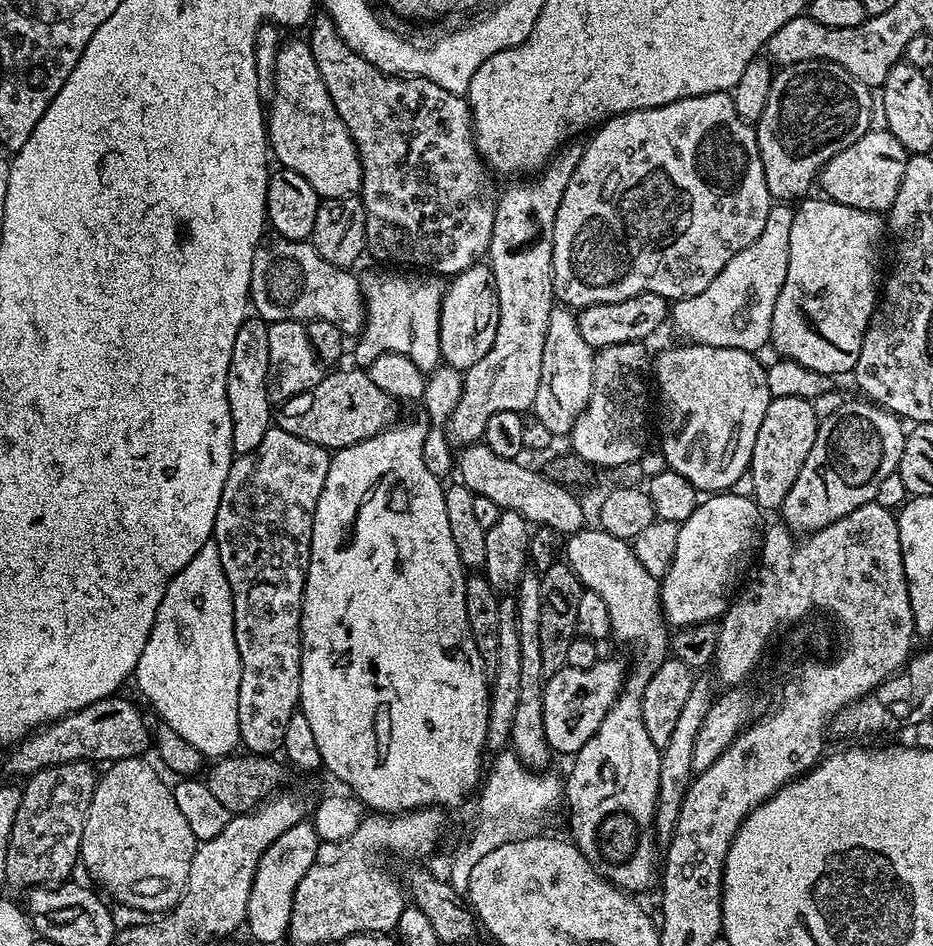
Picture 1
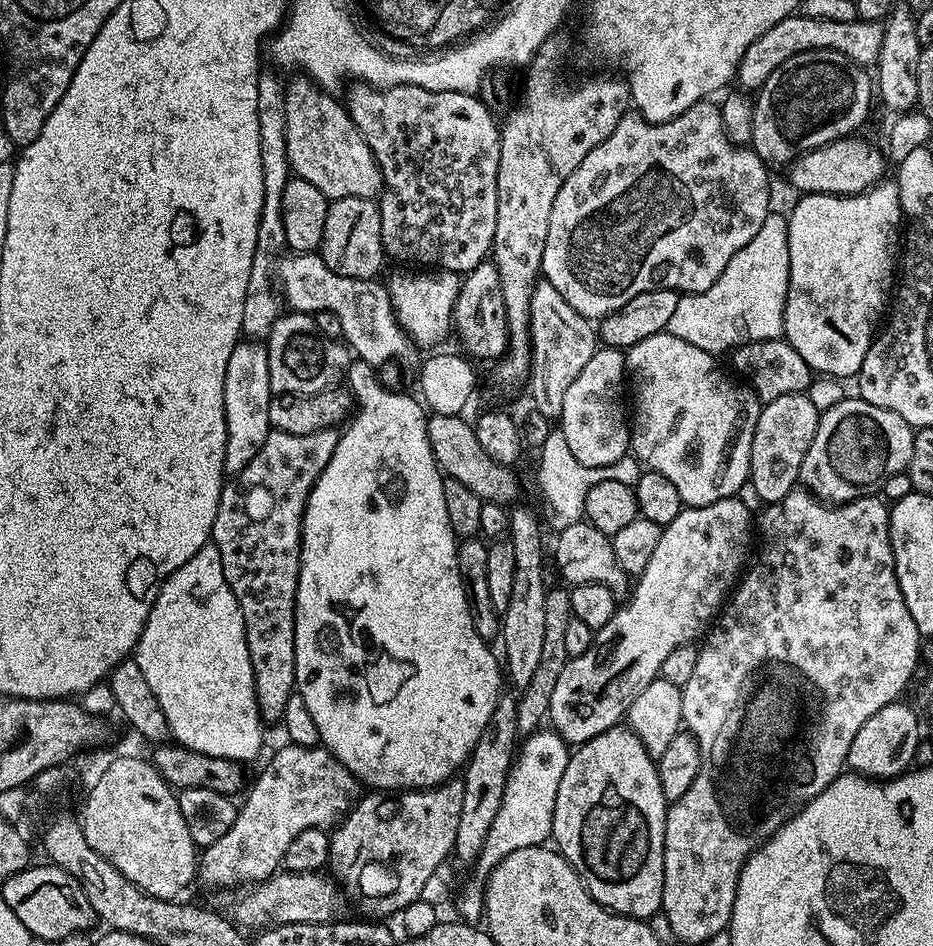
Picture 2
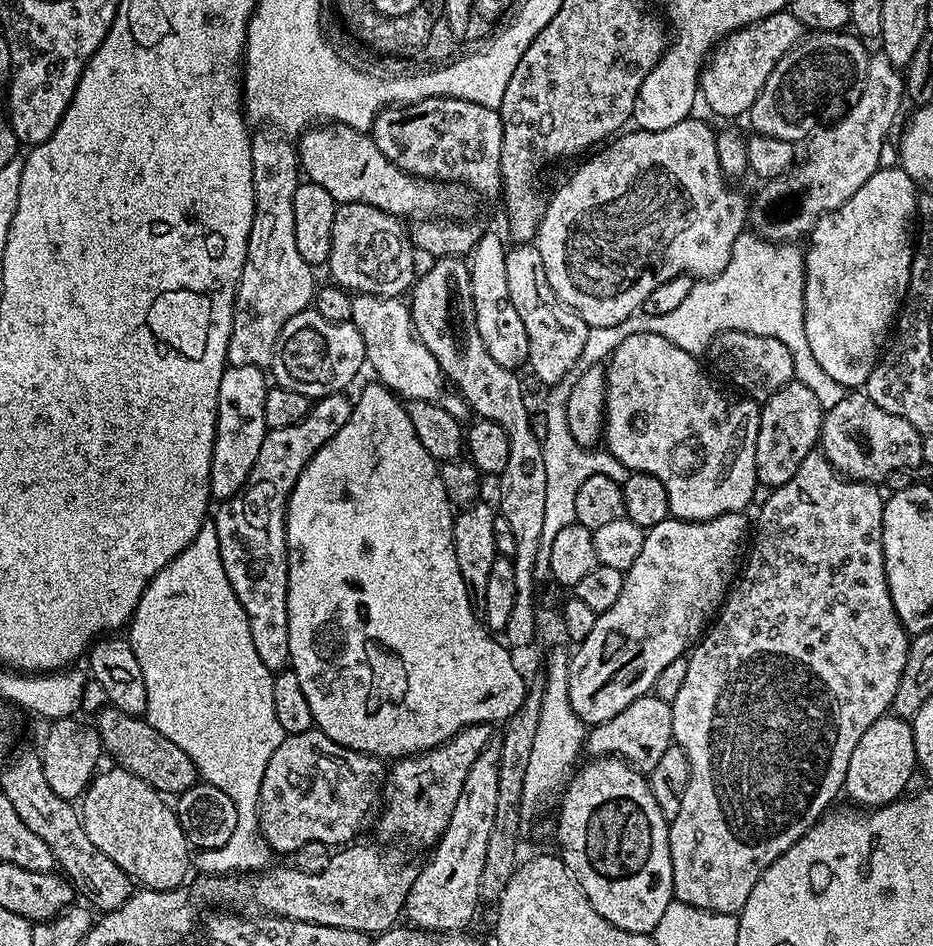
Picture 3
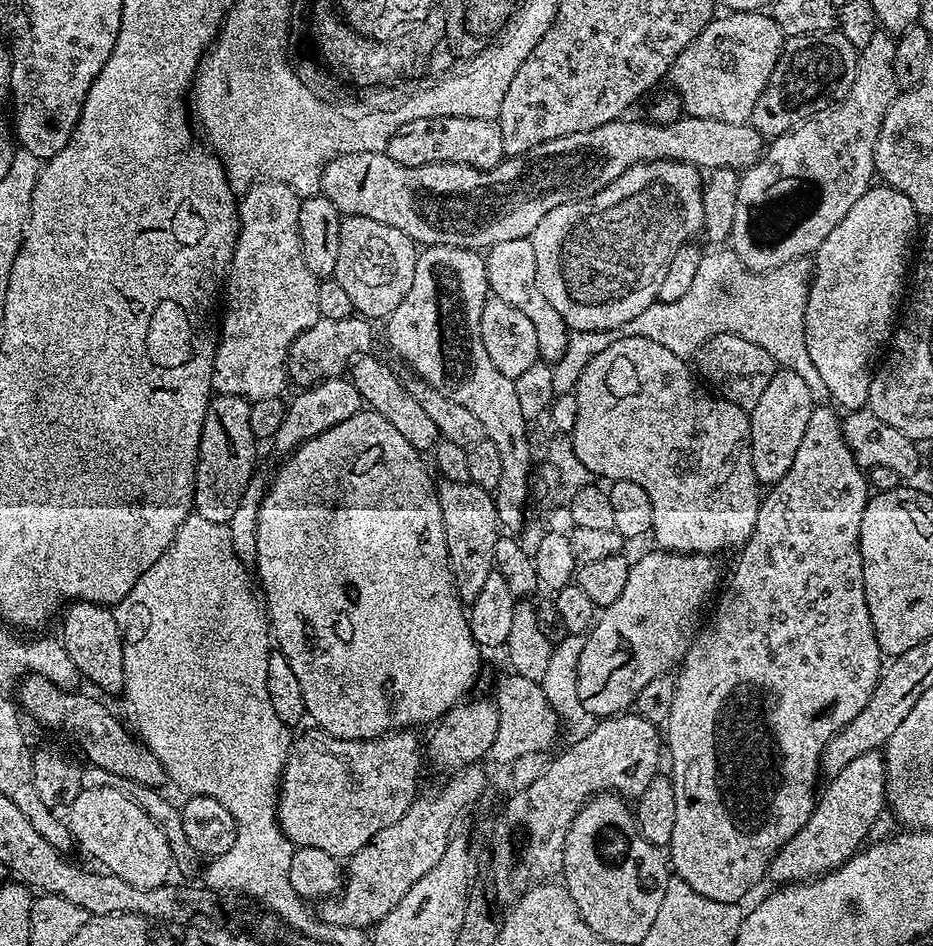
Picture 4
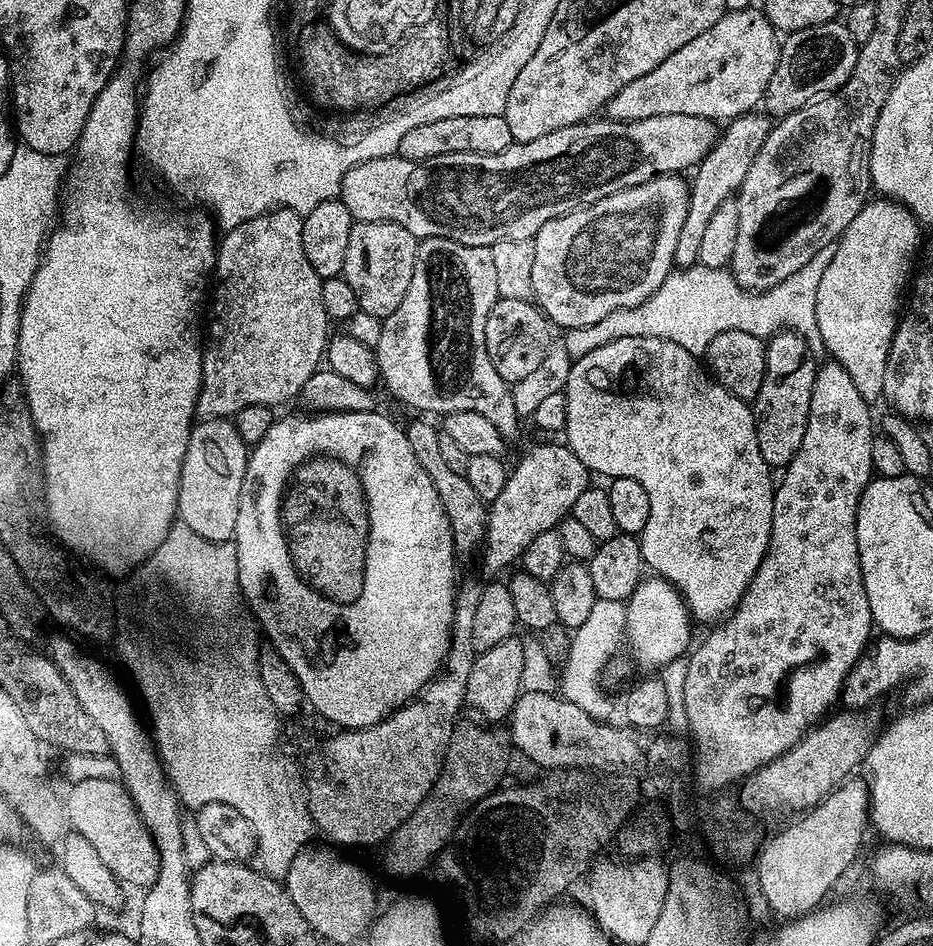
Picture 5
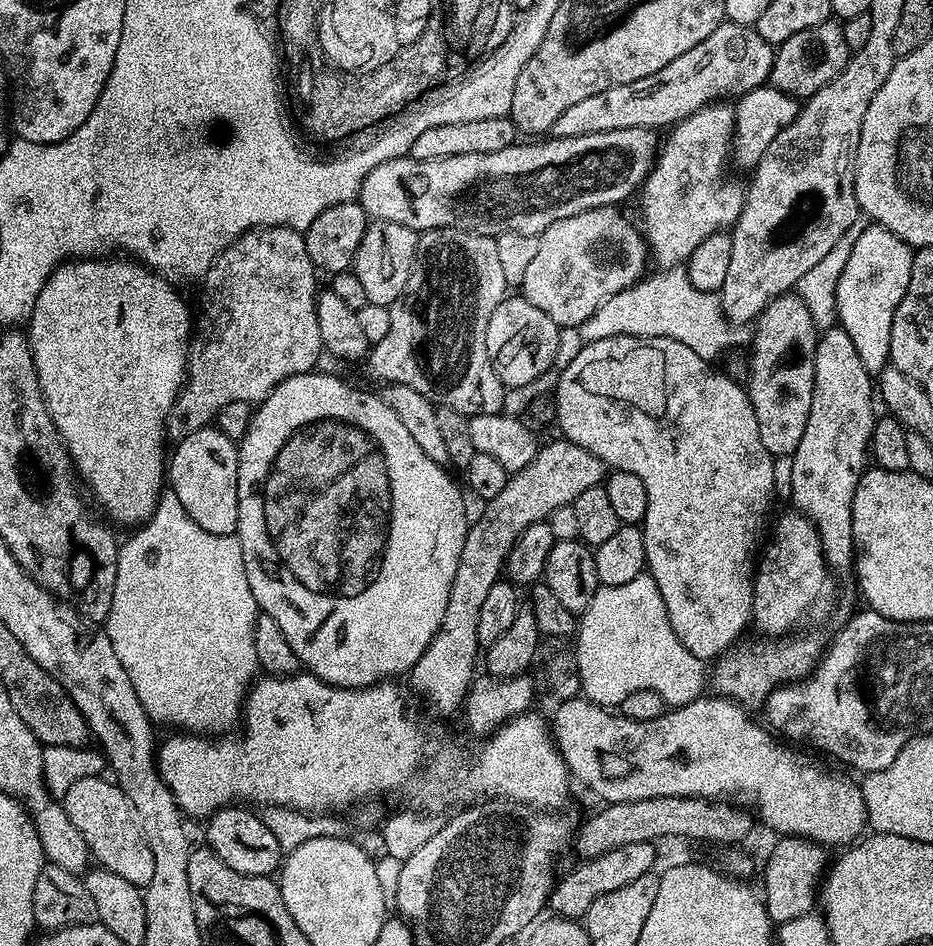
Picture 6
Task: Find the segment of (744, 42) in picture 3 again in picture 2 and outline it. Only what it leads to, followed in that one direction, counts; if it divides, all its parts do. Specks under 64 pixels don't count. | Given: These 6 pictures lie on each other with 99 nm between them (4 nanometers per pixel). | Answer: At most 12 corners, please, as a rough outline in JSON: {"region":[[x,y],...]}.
{"region":[[793,14],[742,54],[735,79],[758,90],[786,58],[834,50],[875,65],[879,20]]}

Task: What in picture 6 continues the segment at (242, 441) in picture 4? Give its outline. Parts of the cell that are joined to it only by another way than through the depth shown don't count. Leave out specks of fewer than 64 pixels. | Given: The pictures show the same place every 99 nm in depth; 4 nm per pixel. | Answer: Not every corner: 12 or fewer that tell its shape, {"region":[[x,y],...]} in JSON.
{"region":[[194,430],[171,449],[170,490],[210,534],[238,526],[237,441]]}

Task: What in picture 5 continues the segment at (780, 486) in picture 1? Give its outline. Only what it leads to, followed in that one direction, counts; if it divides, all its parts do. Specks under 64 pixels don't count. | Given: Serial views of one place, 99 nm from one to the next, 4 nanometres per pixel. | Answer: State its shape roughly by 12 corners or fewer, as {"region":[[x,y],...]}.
{"region":[[815,363],[769,371],[754,401],[773,469],[802,446]]}

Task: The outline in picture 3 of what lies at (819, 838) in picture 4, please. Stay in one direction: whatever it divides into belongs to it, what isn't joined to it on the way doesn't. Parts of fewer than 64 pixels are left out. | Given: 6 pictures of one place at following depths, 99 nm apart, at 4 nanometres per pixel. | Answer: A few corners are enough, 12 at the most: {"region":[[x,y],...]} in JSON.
{"region":[[885,714],[850,754],[843,793],[899,799],[917,769],[911,723]]}

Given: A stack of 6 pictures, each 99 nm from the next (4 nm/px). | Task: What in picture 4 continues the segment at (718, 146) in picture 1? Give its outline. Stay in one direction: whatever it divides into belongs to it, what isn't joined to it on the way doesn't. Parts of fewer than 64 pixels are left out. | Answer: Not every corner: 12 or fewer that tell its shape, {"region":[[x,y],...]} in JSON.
{"region":[[645,160],[556,204],[538,280],[581,325],[657,303],[703,229],[701,169]]}

